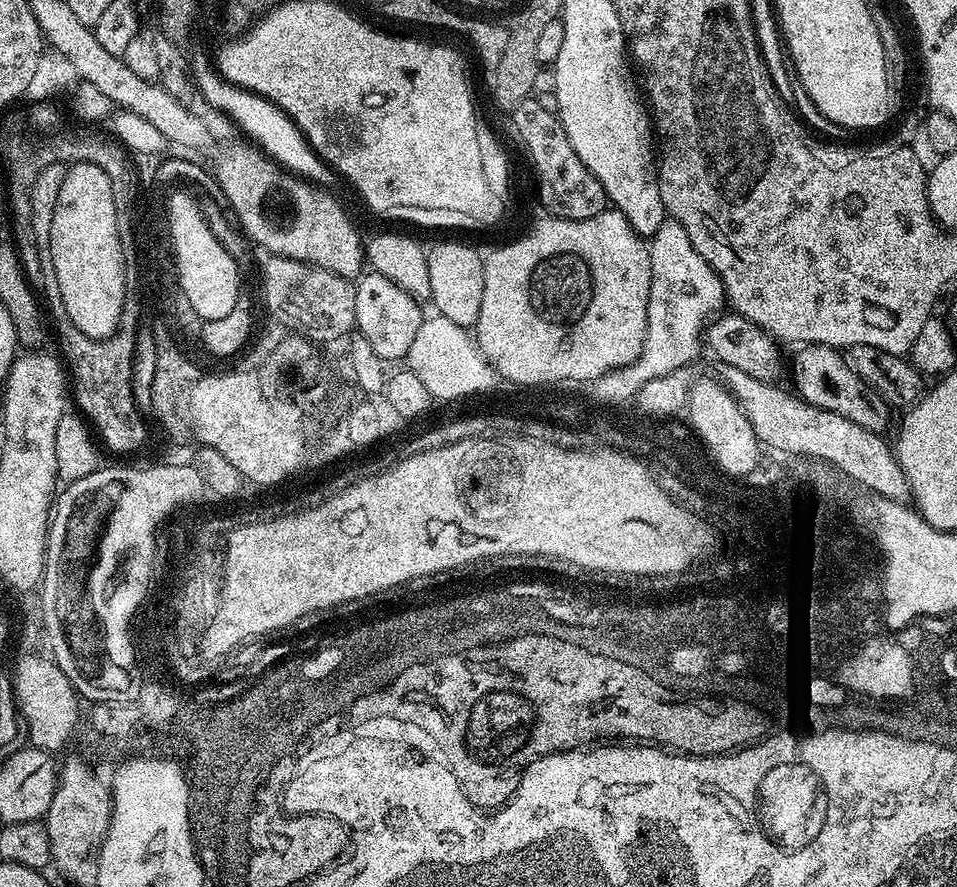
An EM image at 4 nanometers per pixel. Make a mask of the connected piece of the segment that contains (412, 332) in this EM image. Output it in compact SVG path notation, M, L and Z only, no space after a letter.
M371 270L365 271L355 281L354 314L356 315L355 331L366 342L370 342L374 354L385 362L403 361L408 355L414 338L418 335L418 326L426 319L421 301L415 300L398 282L390 282L386 274L378 274Z

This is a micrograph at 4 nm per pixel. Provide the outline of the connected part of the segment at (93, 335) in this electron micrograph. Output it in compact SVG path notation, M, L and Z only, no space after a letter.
M73 163L67 170L60 189L54 192L54 203L46 224L46 244L49 244L46 253L52 259L52 275L58 282L58 294L62 294L62 306L66 306L70 322L74 322L74 326L91 340L106 340L119 328L124 300L123 250L115 222L111 184L96 165Z

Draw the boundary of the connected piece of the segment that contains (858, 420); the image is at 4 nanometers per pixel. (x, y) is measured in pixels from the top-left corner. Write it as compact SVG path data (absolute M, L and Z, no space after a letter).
M810 344L801 347L792 360L792 382L795 393L805 403L827 412L840 414L852 424L872 432L885 431L889 405L867 383L856 376L844 362L843 353L825 344Z

